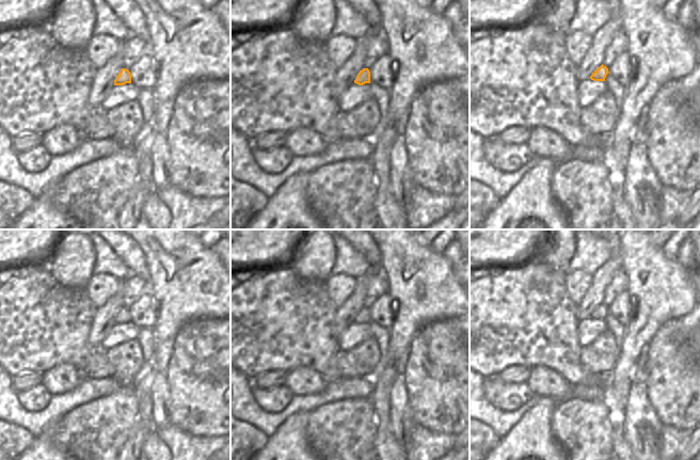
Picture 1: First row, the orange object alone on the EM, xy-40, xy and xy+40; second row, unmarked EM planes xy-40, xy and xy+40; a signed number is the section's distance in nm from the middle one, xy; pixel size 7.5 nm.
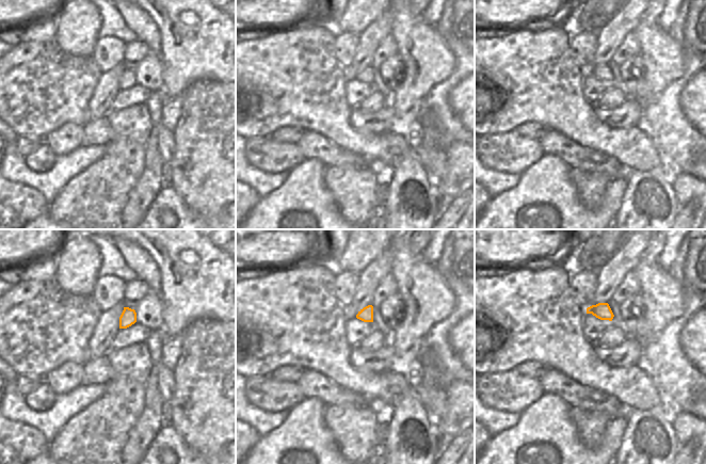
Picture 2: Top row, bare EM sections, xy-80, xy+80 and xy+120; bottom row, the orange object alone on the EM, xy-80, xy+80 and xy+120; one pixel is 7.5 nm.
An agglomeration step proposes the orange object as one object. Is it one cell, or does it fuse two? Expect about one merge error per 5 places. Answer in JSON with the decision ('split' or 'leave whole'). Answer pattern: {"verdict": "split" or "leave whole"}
{"verdict": "leave whole"}

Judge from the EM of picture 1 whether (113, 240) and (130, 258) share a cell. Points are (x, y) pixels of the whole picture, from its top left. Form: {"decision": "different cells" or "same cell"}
{"decision": "same cell"}

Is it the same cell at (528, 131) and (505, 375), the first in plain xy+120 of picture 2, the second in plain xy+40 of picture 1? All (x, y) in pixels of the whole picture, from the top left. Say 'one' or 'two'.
one

